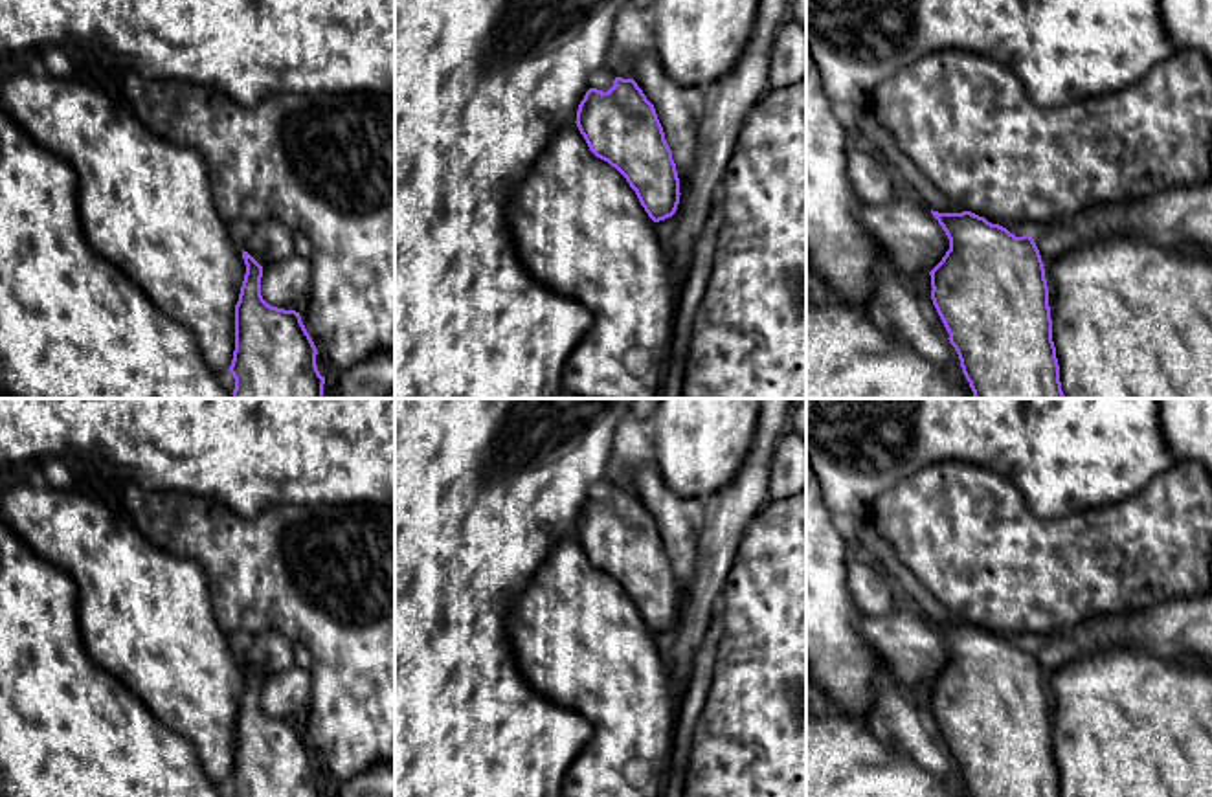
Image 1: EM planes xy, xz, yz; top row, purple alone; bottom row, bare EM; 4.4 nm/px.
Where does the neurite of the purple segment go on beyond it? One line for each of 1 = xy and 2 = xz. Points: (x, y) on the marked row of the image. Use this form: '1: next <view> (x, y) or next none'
1: next none
2: next none

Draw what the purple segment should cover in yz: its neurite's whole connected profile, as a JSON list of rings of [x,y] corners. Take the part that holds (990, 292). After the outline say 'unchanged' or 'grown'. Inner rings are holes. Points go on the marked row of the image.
[[[933,211],[949,239],[949,250],[929,272],[931,299],[955,347],[975,398],[1065,398],[1052,342],[1052,320],[1045,264],[1032,235],[1016,237],[1006,228],[971,211]]] | unchanged

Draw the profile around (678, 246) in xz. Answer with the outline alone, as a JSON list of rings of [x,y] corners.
[[[760,0],[753,35],[738,64],[705,88],[690,185],[679,195],[676,213],[654,222],[676,288],[687,281],[698,235],[731,162],[740,129],[755,103],[771,88],[768,79],[771,48],[788,13],[790,0]]]

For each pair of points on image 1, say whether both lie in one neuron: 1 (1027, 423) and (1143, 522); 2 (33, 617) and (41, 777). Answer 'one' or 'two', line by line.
1: two
2: one

